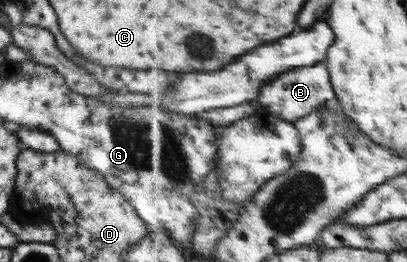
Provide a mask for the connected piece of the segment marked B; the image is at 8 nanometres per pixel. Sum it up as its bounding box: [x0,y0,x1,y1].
[258,63,337,122]

